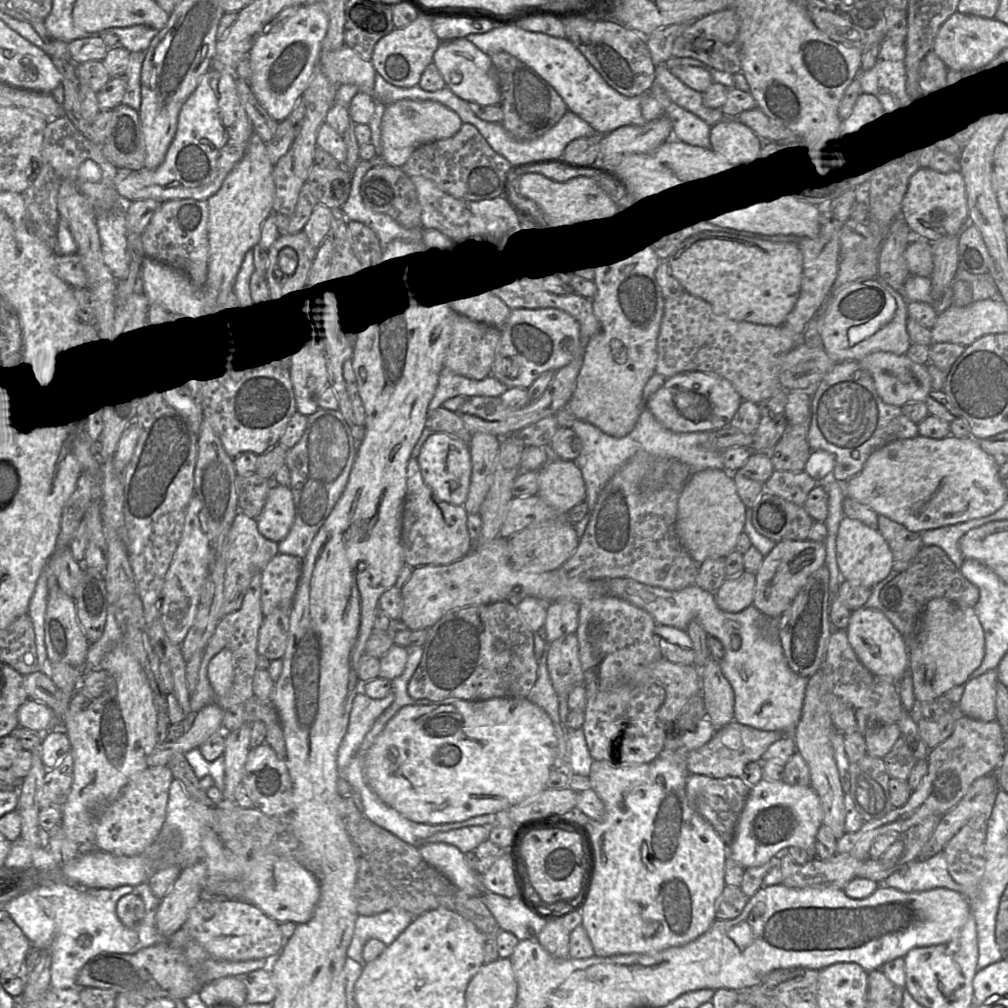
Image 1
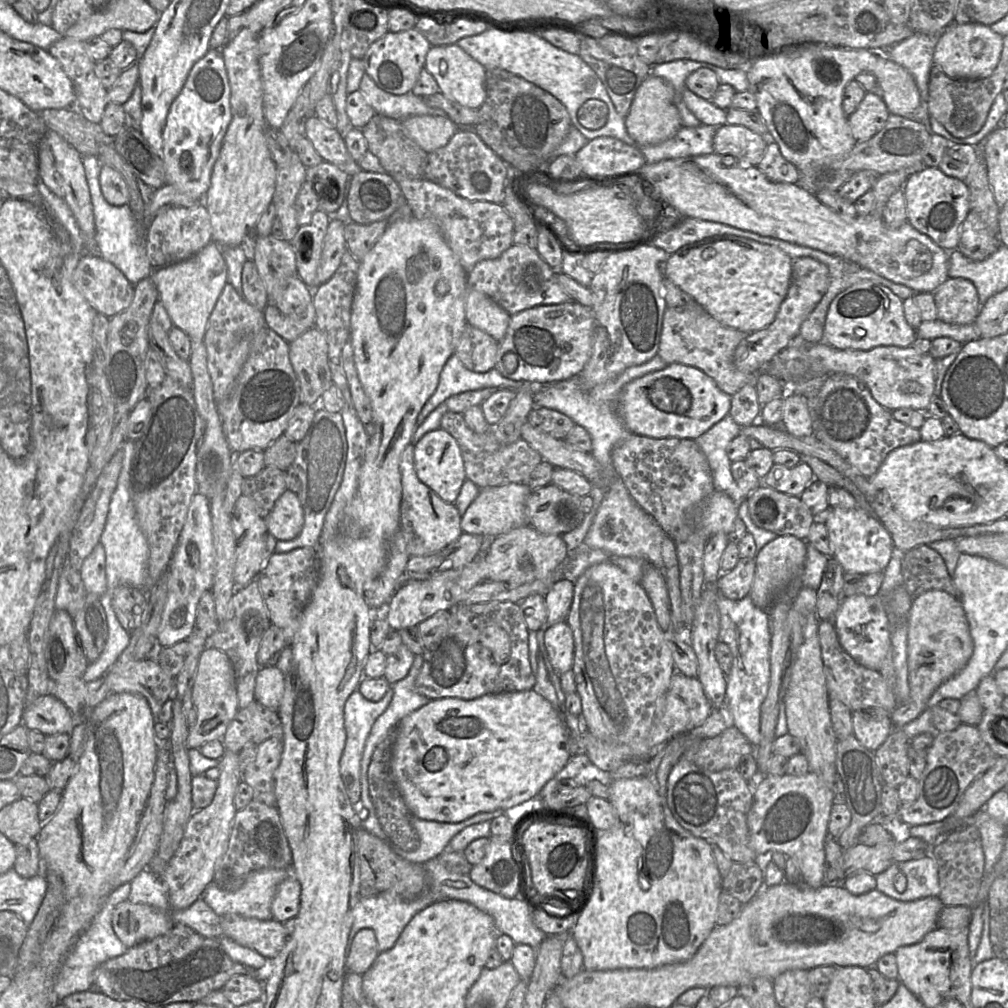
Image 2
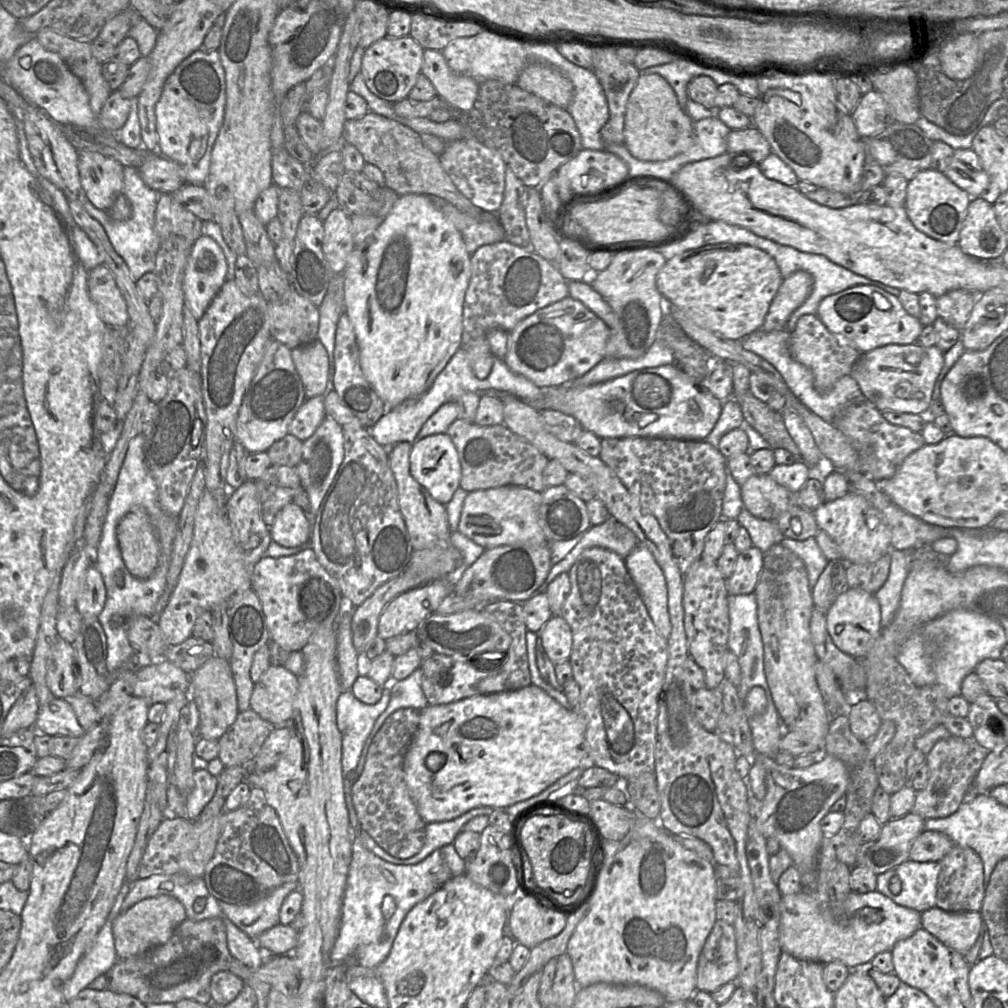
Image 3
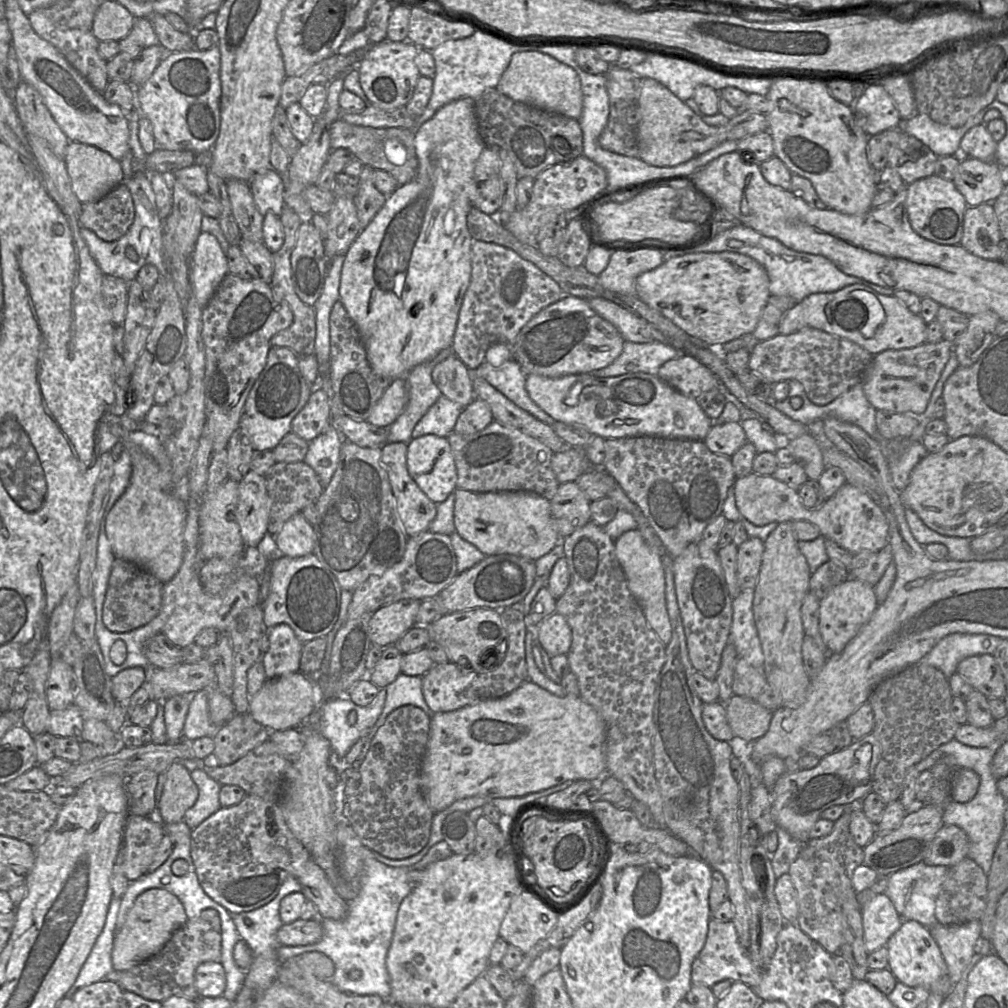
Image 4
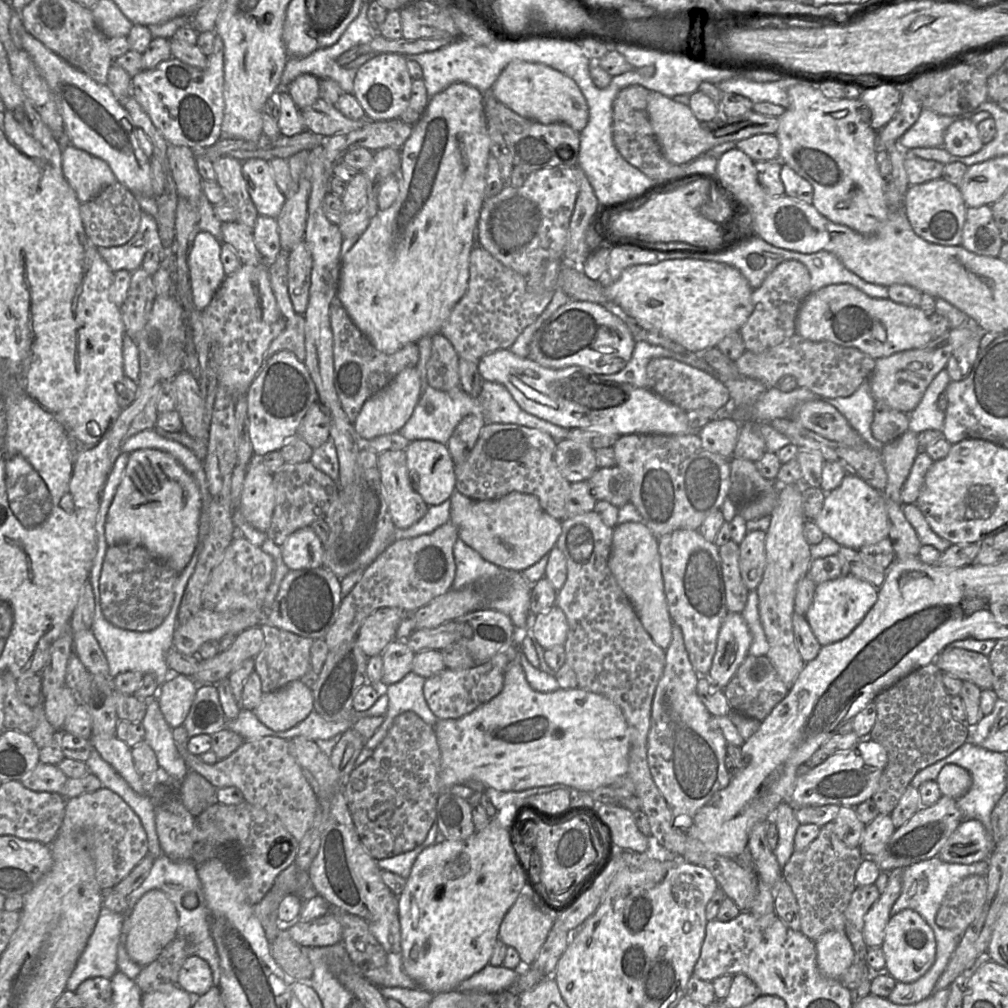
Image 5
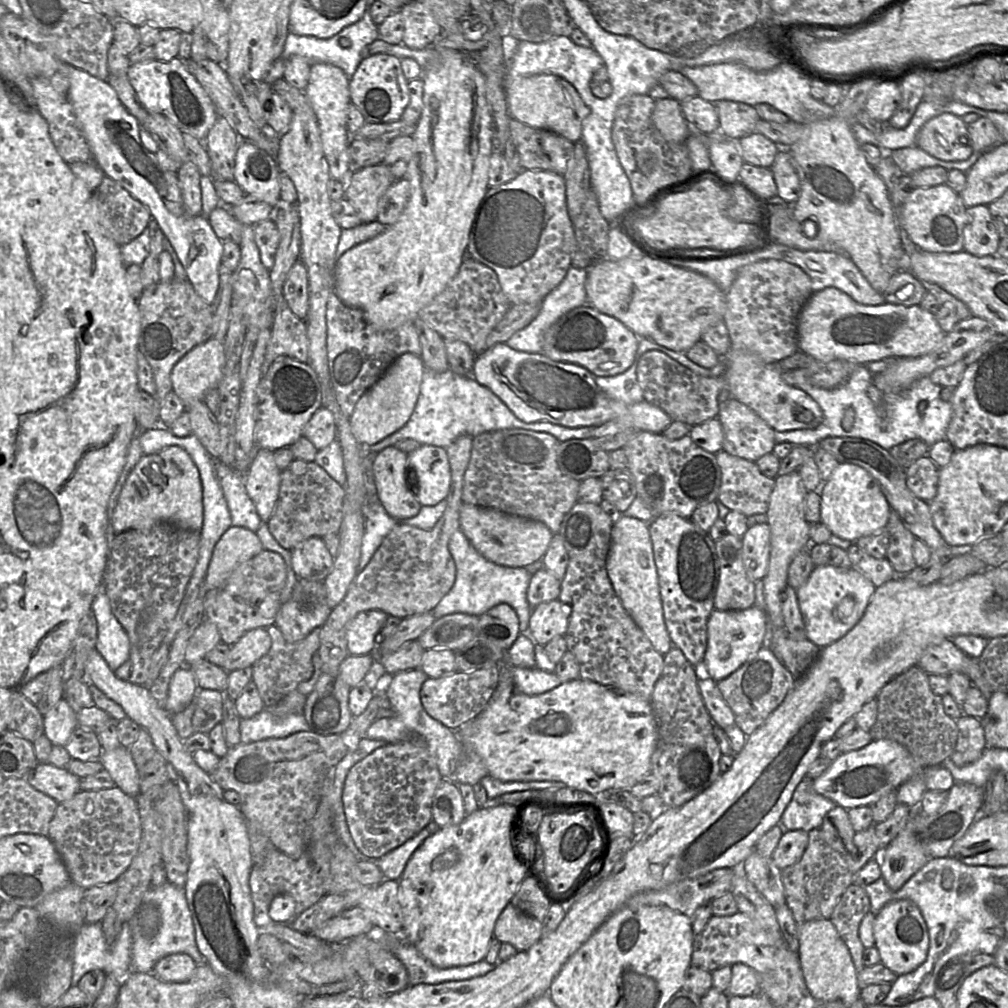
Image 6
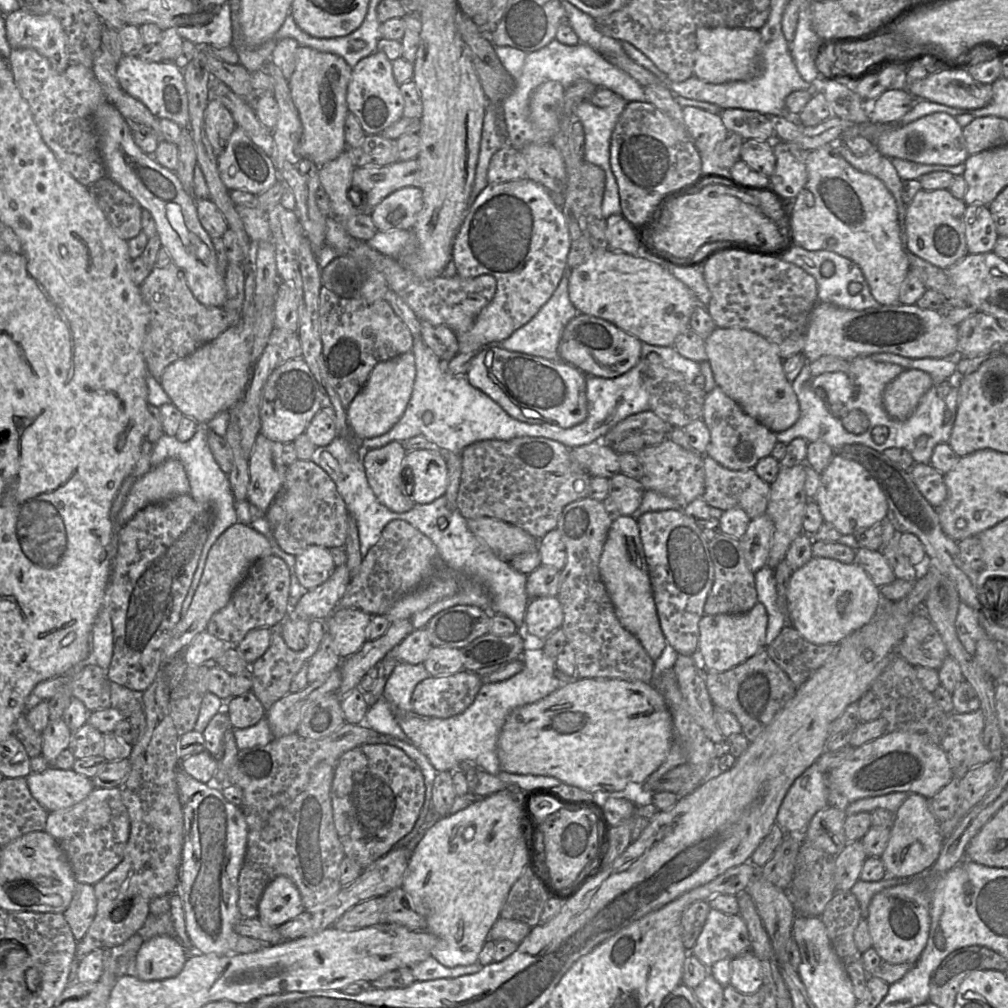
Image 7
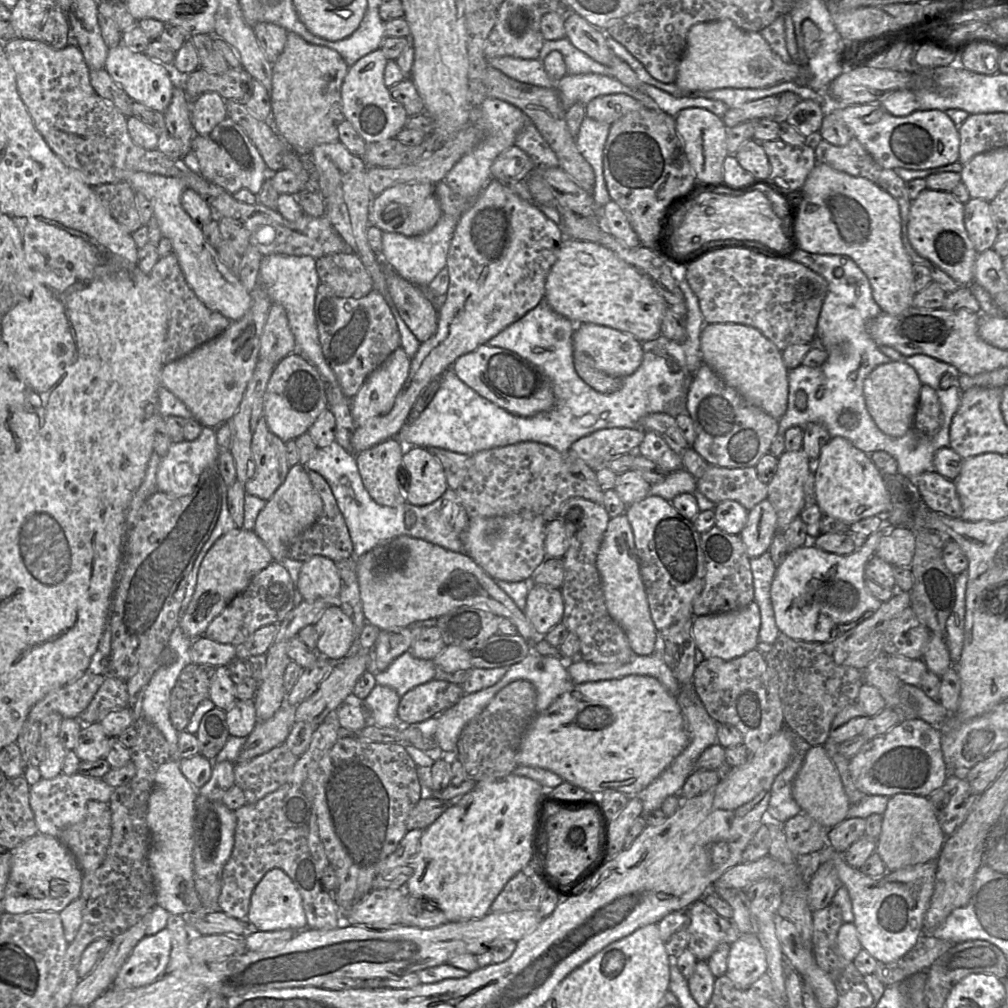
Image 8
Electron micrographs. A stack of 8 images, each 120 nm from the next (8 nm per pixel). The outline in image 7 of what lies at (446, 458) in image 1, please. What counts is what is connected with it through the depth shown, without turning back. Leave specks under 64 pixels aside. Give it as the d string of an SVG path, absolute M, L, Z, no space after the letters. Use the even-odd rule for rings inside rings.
M413 450L406 453L407 481L412 485L411 499L416 504L429 504L443 496L448 487L446 460L438 453Z

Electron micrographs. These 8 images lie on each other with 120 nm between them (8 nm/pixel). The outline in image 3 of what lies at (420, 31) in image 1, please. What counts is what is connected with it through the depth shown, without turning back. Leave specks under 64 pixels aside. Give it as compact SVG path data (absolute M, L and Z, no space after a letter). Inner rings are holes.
M410 35L393 38L386 36L368 47L360 72L370 91L381 99L397 103L406 99L421 73L424 48Z

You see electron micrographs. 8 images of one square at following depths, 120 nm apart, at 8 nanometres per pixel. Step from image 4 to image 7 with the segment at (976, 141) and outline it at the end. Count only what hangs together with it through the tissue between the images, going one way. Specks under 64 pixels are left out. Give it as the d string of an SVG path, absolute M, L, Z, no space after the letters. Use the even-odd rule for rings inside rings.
M944 112L926 115L906 125L885 128L875 138L875 147L882 155L890 159L900 158L926 165L956 166L965 163L969 156L963 128L955 117Z

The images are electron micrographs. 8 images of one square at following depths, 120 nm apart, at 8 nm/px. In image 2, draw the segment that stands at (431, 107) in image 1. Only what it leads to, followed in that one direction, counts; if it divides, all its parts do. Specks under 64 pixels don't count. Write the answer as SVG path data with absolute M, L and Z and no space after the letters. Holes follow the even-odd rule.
M409 116L402 120L402 124L410 137L427 153L447 145L459 128L448 116Z

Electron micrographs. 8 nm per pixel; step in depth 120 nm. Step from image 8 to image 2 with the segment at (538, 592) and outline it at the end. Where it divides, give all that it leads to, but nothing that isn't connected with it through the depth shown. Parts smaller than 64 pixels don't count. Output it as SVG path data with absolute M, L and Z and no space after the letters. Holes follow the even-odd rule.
M566 621L556 623L545 630L545 646L550 662L561 675L573 669L574 636Z

